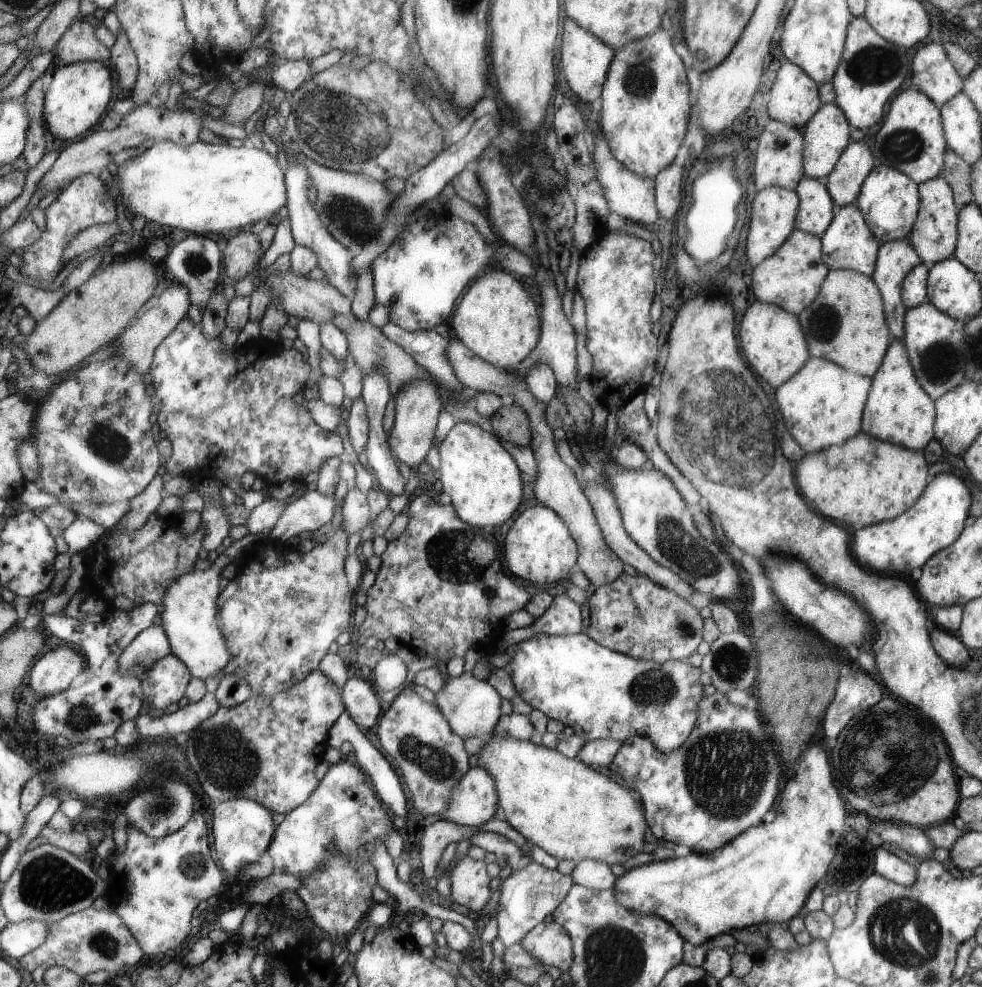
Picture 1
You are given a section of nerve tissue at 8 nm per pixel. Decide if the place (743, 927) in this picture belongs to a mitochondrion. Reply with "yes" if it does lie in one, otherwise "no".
no

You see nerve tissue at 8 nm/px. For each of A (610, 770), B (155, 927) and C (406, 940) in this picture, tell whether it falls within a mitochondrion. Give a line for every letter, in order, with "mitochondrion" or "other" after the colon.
A: other
B: other
C: other

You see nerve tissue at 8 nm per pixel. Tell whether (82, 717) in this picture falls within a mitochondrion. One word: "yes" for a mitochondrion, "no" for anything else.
yes

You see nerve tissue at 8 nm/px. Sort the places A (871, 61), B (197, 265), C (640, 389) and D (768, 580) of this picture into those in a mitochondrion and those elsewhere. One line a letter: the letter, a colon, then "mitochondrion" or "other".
A: mitochondrion
B: mitochondrion
C: other
D: other

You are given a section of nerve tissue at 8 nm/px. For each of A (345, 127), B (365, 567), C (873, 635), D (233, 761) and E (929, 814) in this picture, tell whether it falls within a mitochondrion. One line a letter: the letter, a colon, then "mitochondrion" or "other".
A: mitochondrion
B: other
C: other
D: mitochondrion
E: other

